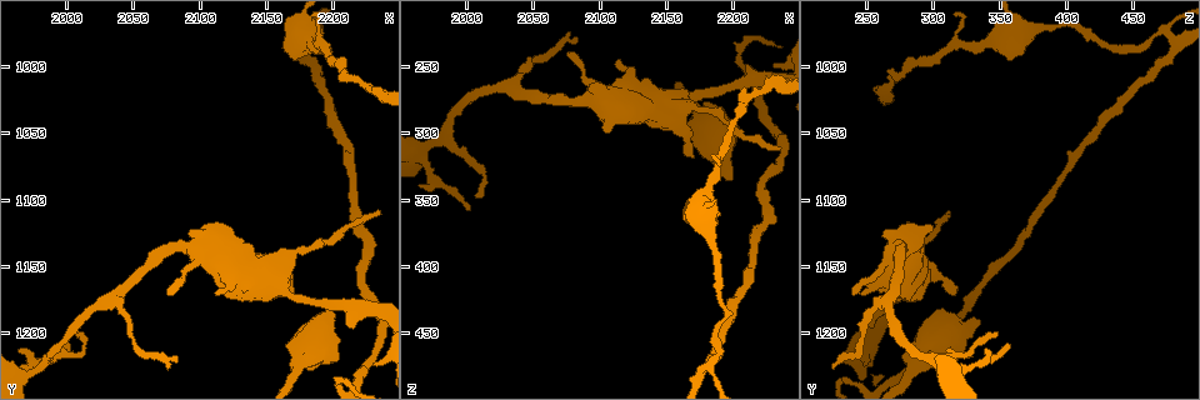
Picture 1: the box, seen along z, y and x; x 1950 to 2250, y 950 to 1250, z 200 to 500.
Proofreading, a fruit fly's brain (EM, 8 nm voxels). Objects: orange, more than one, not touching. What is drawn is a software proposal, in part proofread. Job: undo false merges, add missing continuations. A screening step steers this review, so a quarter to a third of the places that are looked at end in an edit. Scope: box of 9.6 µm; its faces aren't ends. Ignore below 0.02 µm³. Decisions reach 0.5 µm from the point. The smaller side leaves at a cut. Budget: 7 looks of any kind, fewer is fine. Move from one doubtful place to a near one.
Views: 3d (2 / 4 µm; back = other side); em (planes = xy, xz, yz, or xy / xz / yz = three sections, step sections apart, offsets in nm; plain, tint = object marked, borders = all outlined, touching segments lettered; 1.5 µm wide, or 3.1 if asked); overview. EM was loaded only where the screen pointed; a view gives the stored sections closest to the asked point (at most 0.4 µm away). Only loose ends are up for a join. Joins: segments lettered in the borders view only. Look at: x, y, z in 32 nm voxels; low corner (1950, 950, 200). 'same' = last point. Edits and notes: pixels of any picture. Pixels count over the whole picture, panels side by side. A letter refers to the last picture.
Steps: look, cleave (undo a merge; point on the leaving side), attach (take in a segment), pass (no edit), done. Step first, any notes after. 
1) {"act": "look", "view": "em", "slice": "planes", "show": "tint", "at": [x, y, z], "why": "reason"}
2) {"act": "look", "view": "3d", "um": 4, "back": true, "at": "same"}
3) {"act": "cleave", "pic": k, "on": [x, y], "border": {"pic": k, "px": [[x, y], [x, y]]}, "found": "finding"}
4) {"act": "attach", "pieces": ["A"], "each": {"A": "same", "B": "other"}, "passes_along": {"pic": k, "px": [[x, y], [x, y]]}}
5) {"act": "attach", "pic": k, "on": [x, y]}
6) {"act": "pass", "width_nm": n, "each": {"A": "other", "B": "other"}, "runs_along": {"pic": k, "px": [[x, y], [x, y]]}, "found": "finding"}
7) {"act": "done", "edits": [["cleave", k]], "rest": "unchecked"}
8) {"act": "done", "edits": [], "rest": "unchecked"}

{"act": "look", "view": "em", "slice": "xz", "step": 8, "show": "borders", "at": [2184, 984, 338], "why": "sudden change in width"}

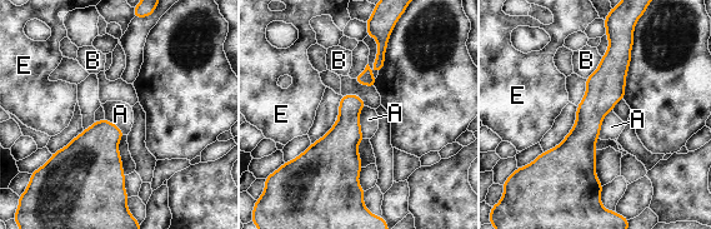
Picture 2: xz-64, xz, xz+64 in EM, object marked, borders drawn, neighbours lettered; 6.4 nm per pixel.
{"act": "look", "view": "em", "slice": "planes", "show": "borders", "at": "same"}

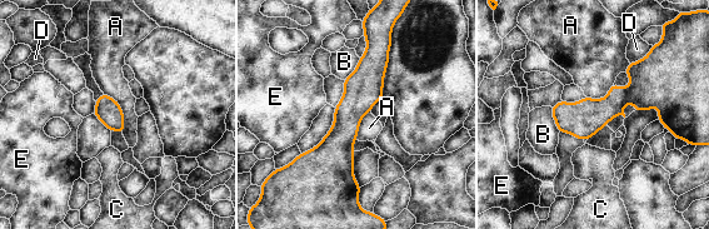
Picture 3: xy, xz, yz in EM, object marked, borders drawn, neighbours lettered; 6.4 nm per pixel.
{"act": "pass", "width_nm": 160, "each": {"A": "other", "B": "other", "C": "other", "D": "other", "E": "other"}, "found": "continuous, no second neuron"}

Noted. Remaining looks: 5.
{"act": "look", "view": "3d", "um": 2, "at": [2200, 1190, 332], "why": "stops while still wide"}

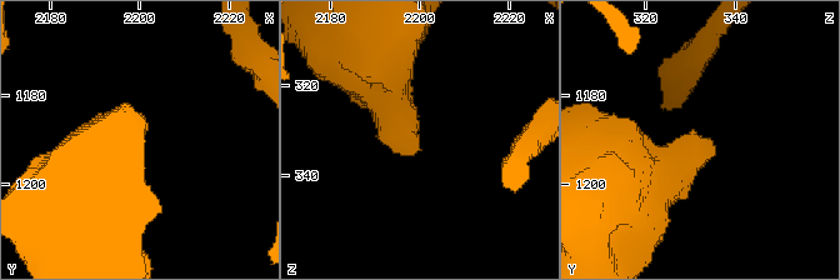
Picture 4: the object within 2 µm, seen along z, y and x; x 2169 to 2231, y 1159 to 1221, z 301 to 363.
{"act": "look", "view": "em", "slice": "yz", "step": 4, "show": "borders", "at": [2199, 1188, 329], "why": "shape alone is not enough"}

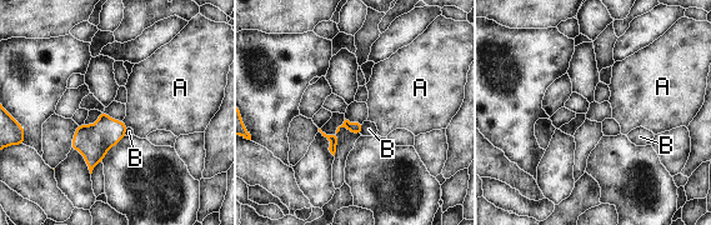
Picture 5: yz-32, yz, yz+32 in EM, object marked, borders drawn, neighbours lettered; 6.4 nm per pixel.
{"act": "look", "view": "em", "slice": "planes", "show": "borders", "at": "same"}

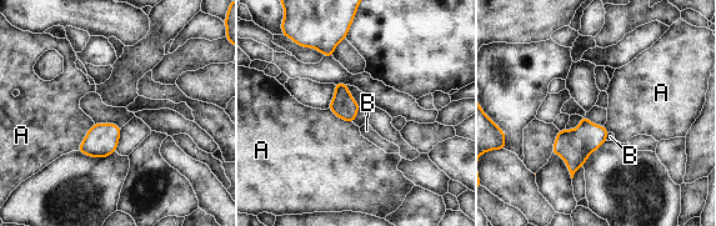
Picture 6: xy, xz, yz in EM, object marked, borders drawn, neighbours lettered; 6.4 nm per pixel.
{"act": "pass", "each": {"A": "other", "B": "other"}, "found": "no lettered segment goes on from it"}

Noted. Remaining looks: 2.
{"act": "look", "view": "3d", "um": 2, "at": [2230, 1224, 250], "why": "branch stops here"}

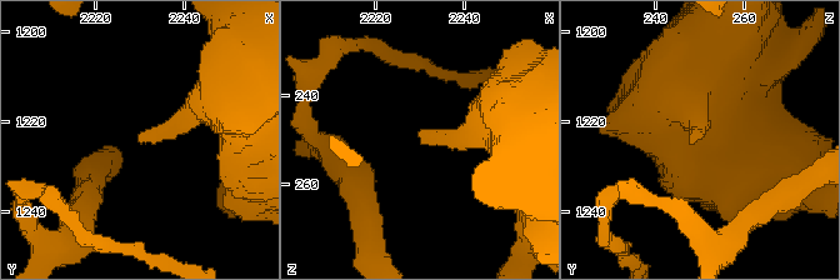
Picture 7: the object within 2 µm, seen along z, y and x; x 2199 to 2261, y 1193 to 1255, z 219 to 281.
{"act": "look", "view": "em", "slice": "planes", "show": "borders", "at": [2230, 1224, 248], "why": "need the tissue"}

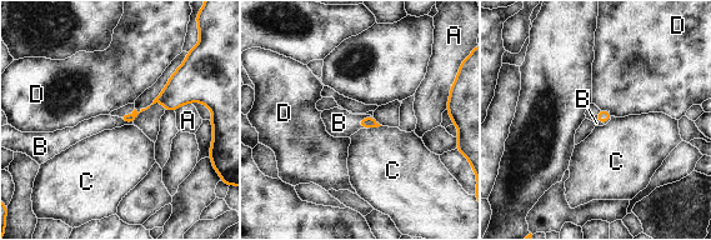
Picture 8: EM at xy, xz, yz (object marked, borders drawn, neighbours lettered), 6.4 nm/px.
{"act": "attach", "pieces": ["B"], "each": {"A": "other", "B": "same", "C": "other", "D": "other"}, "passes_along": {"pic": 8, "px": [[366, 121], [364, 118], [339, 123]]}, "found": "the neuron continues"}

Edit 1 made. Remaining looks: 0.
{"act": "done", "edits": [["attach", 8]], "rest": "unchecked"}

